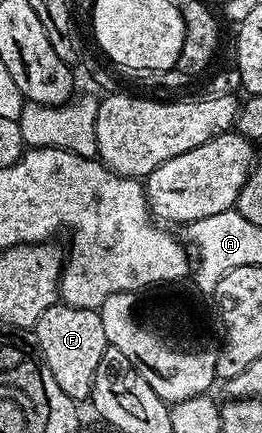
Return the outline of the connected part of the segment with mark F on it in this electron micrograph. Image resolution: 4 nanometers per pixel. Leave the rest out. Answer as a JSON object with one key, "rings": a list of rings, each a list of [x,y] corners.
{"rings":[[[57,303],[42,311],[34,326],[35,333],[39,356],[50,367],[58,387],[62,387],[72,401],[87,402],[92,395],[92,380],[98,363],[102,363],[102,355],[110,348],[99,312]]]}

